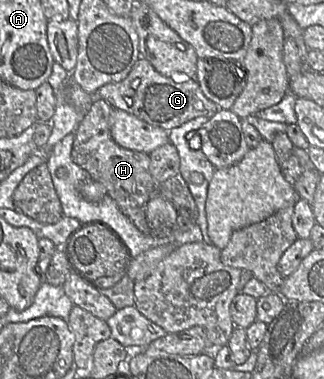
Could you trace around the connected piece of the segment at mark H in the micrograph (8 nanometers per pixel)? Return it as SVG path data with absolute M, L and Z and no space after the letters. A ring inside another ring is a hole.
M97 98L75 130L71 157L75 164L86 170L90 177L100 182L119 210L144 234L153 237L165 237L172 233L172 228L149 227L146 210L152 198L164 198L171 202L175 209L186 208L197 217L197 208L188 186L182 176L177 174L162 184L156 183L150 173L150 157L145 152L135 151L119 146L112 138L110 131L110 113L113 107L105 100Z

